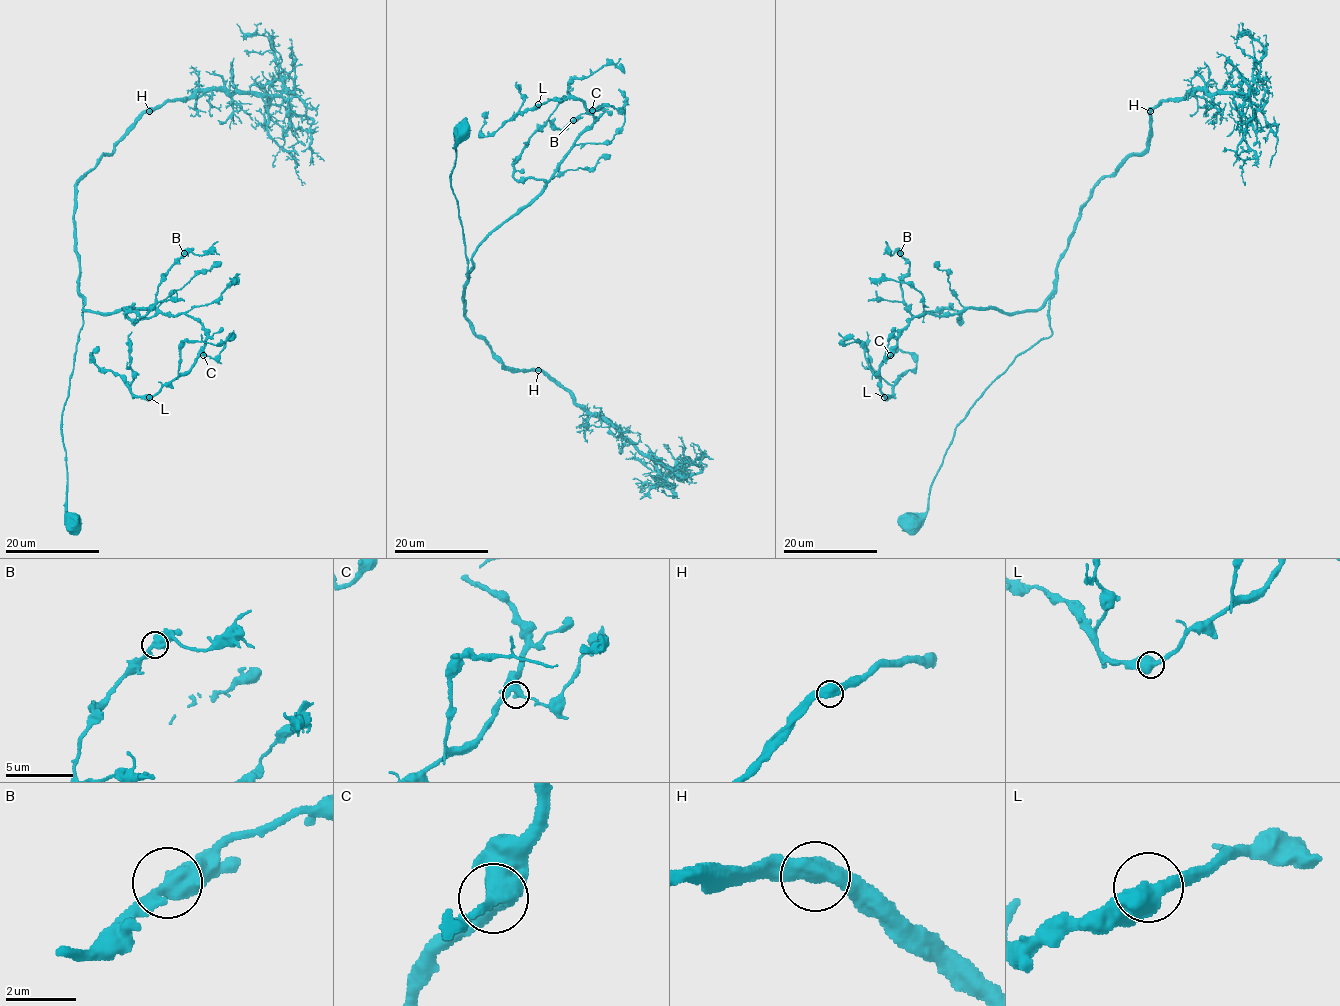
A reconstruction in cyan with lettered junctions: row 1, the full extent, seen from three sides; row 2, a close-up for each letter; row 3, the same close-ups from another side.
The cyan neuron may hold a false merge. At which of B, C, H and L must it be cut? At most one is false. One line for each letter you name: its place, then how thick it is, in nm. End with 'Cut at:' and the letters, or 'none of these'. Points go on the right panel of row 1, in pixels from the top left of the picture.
Cut at: none of these

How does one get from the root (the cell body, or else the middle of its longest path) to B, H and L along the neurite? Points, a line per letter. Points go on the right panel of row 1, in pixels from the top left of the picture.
B: (909, 522), (927, 509), (956, 424), (1052, 329), (1047, 300), (914, 316), (900, 253)
H: (909, 522), (927, 509), (956, 424), (1019, 355), (1052, 333), (1059, 255), (1093, 187), (1146, 147), (1150, 111)
L: (909, 522), (927, 509), (956, 424), (1052, 333), (1048, 302), (917, 315), (880, 368), (884, 397)

